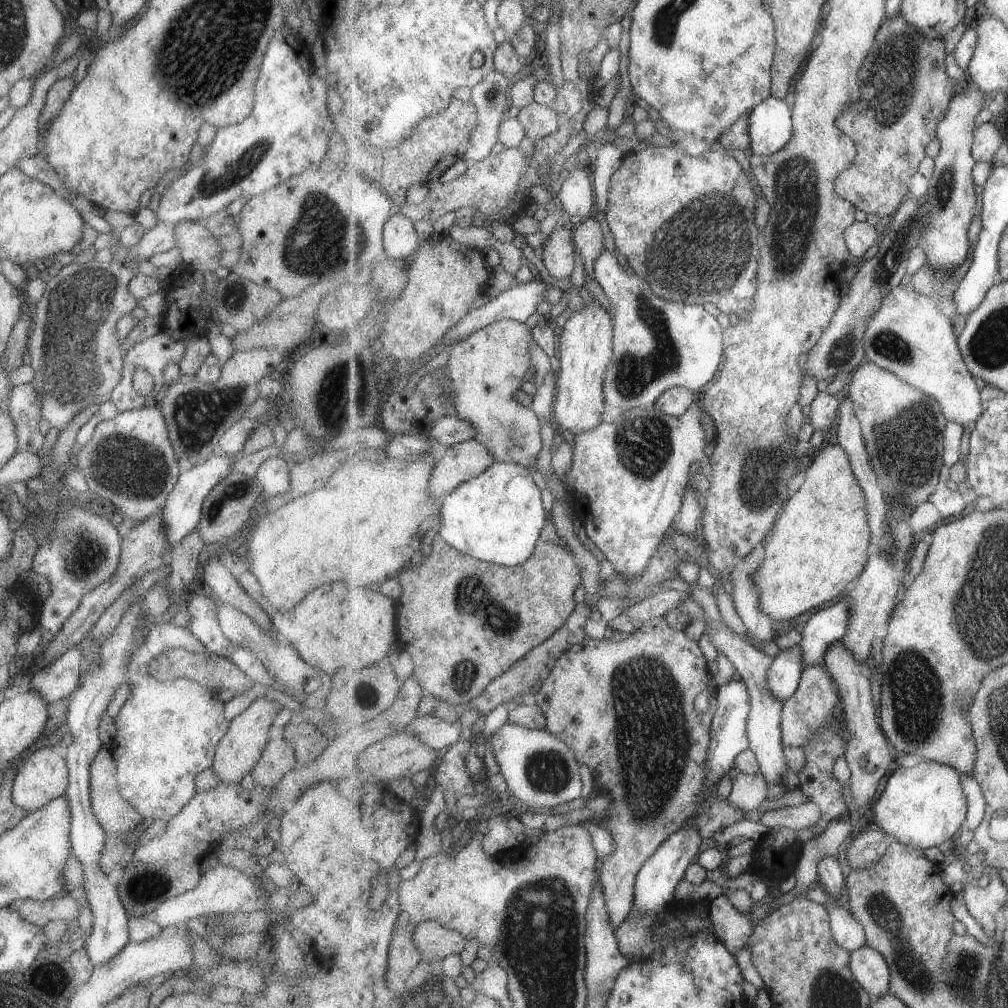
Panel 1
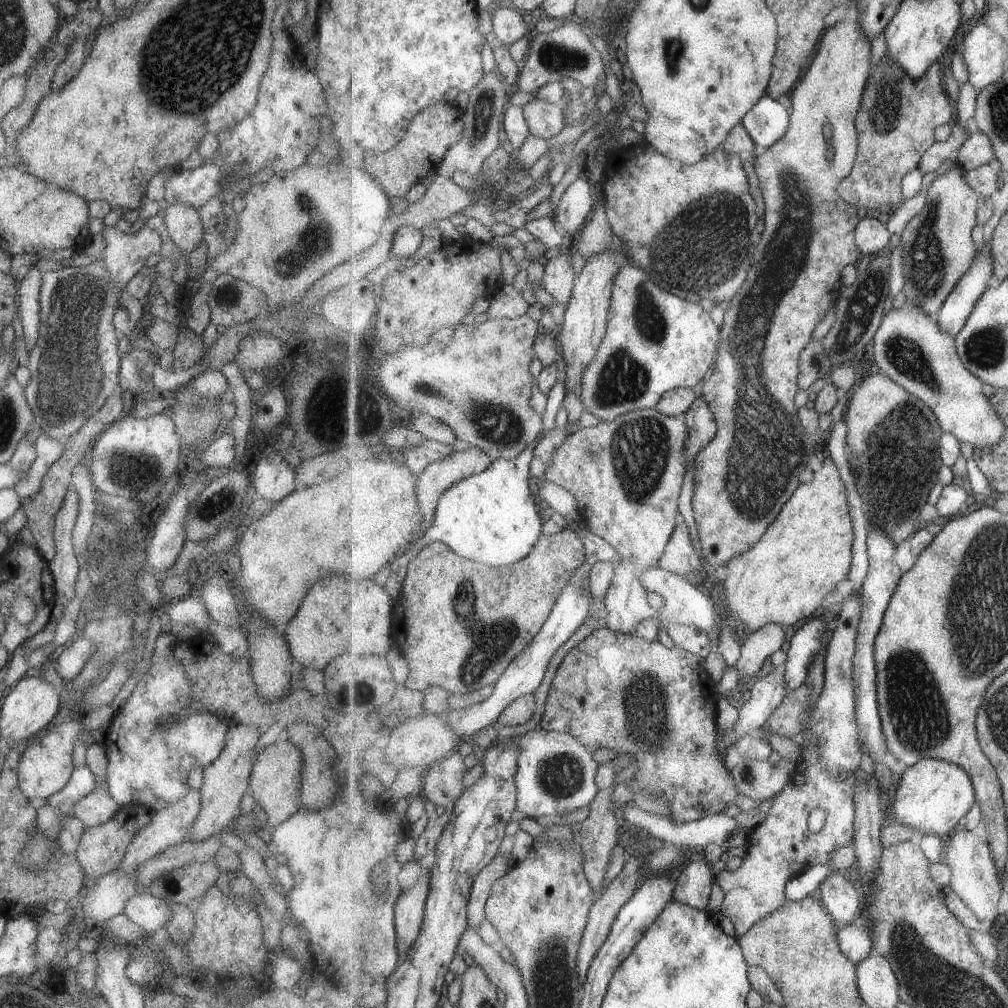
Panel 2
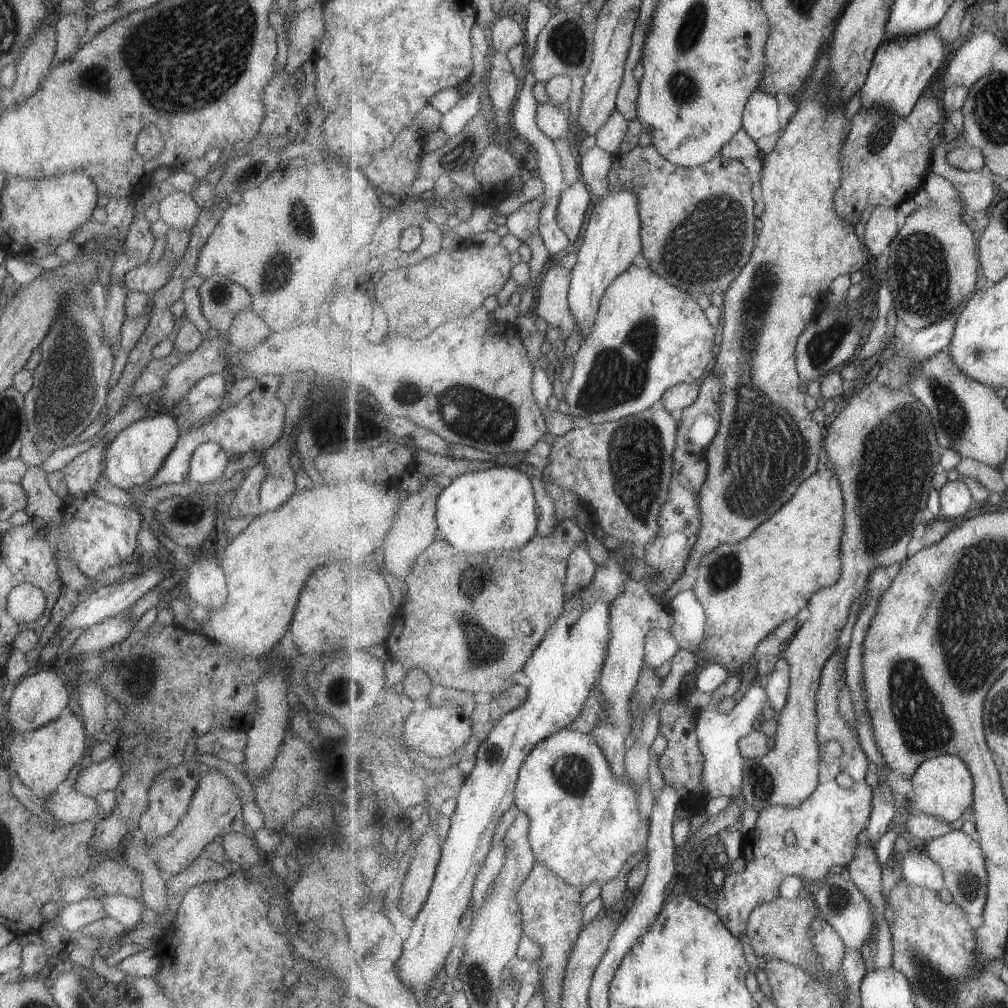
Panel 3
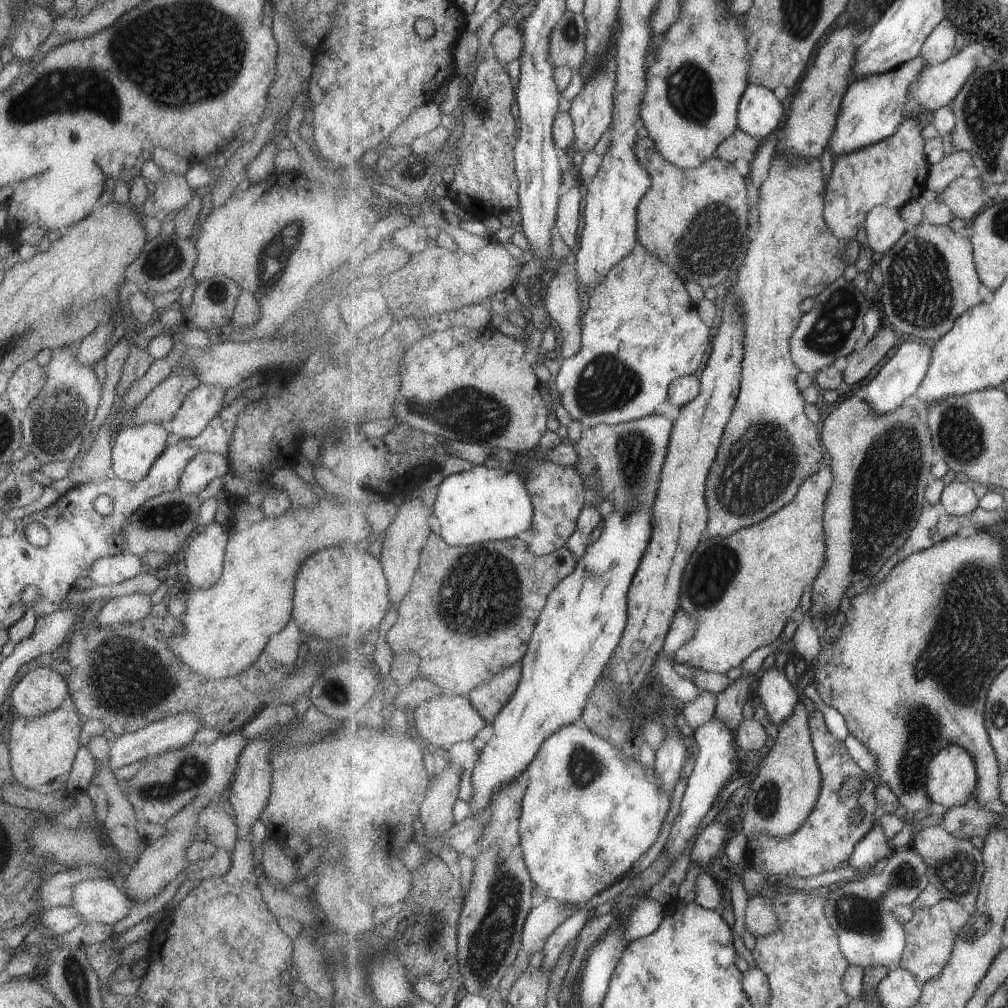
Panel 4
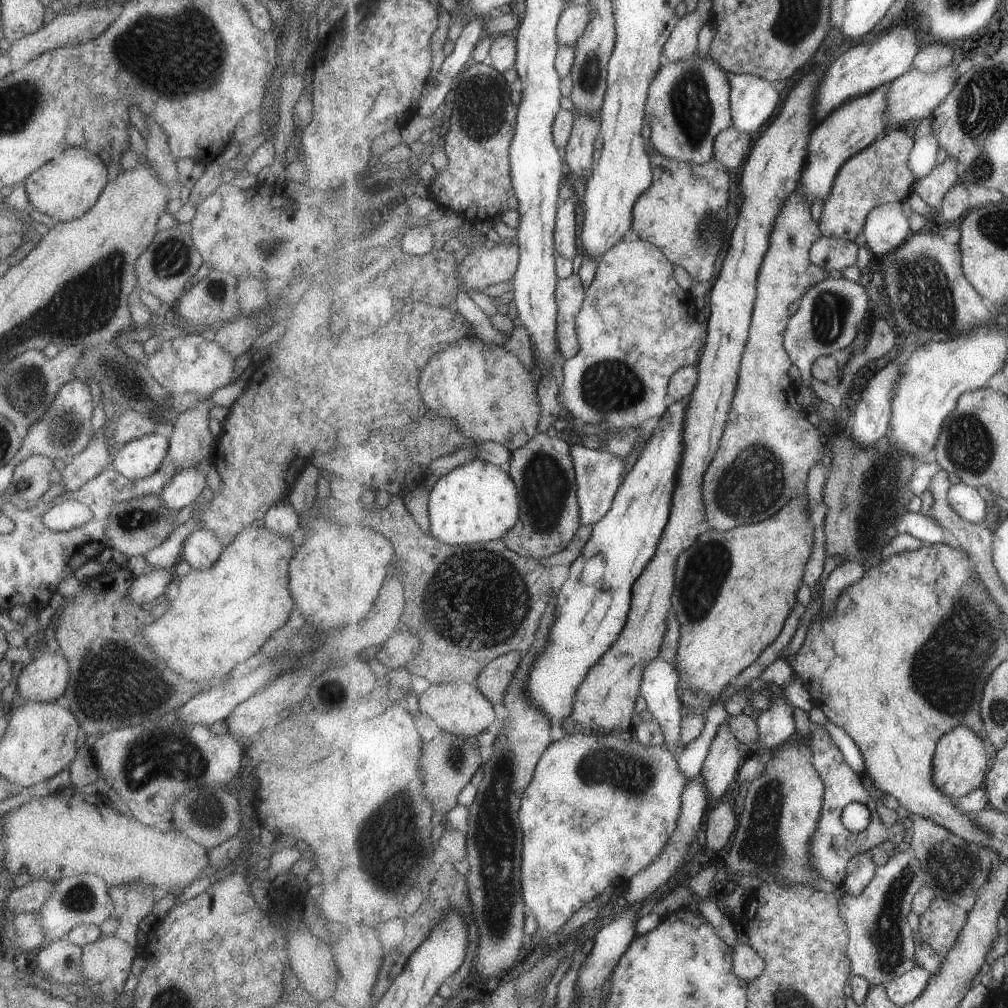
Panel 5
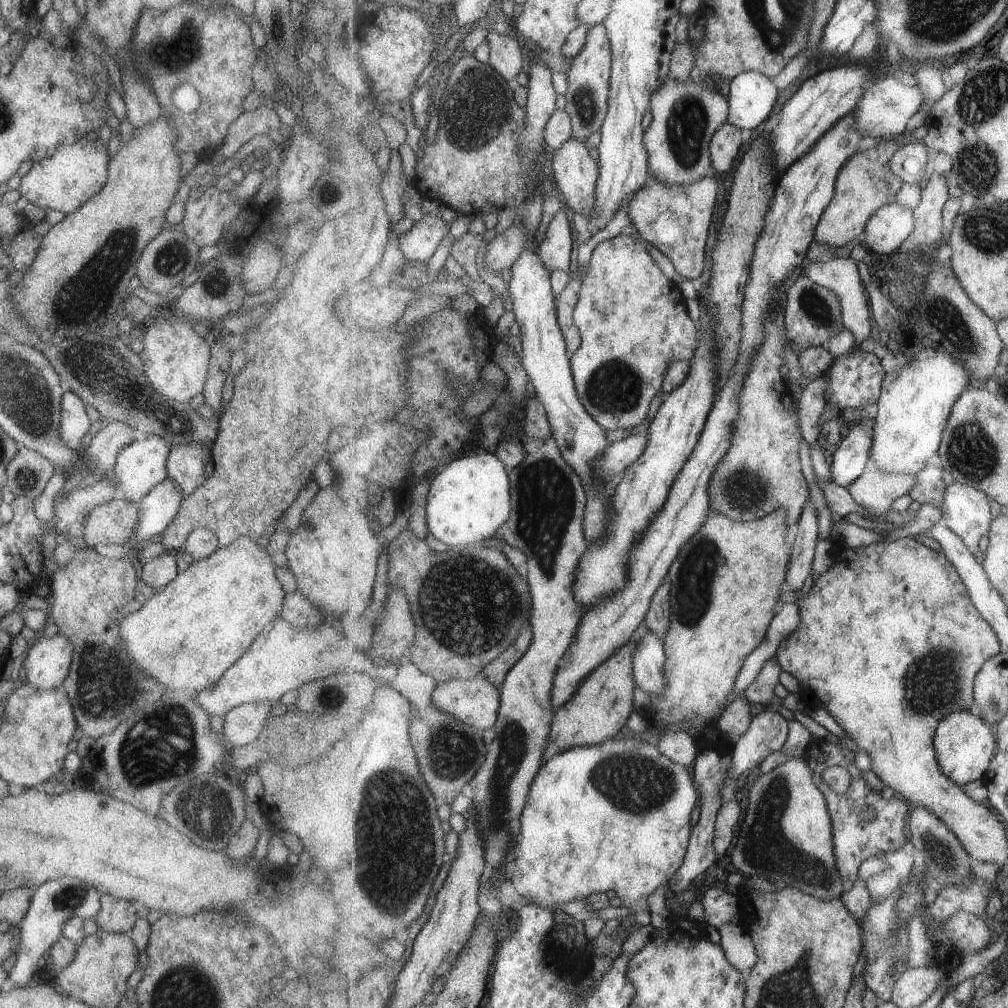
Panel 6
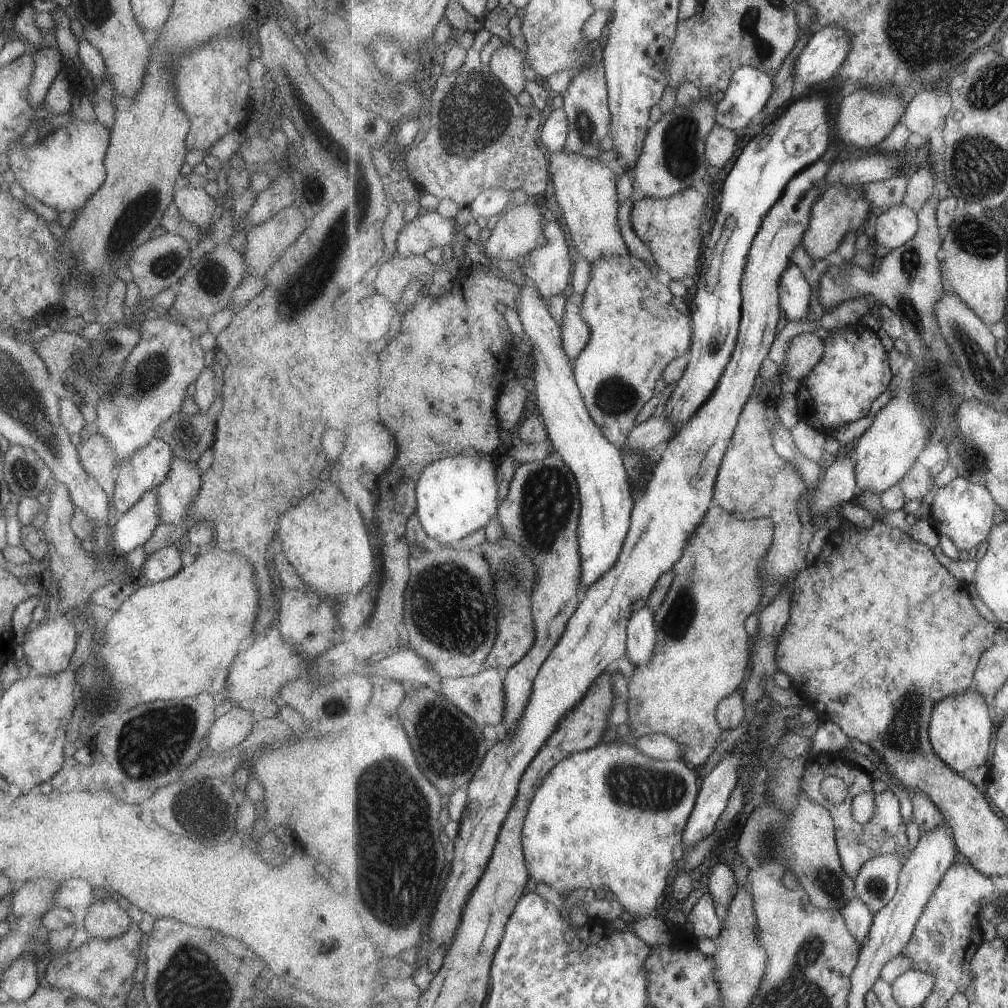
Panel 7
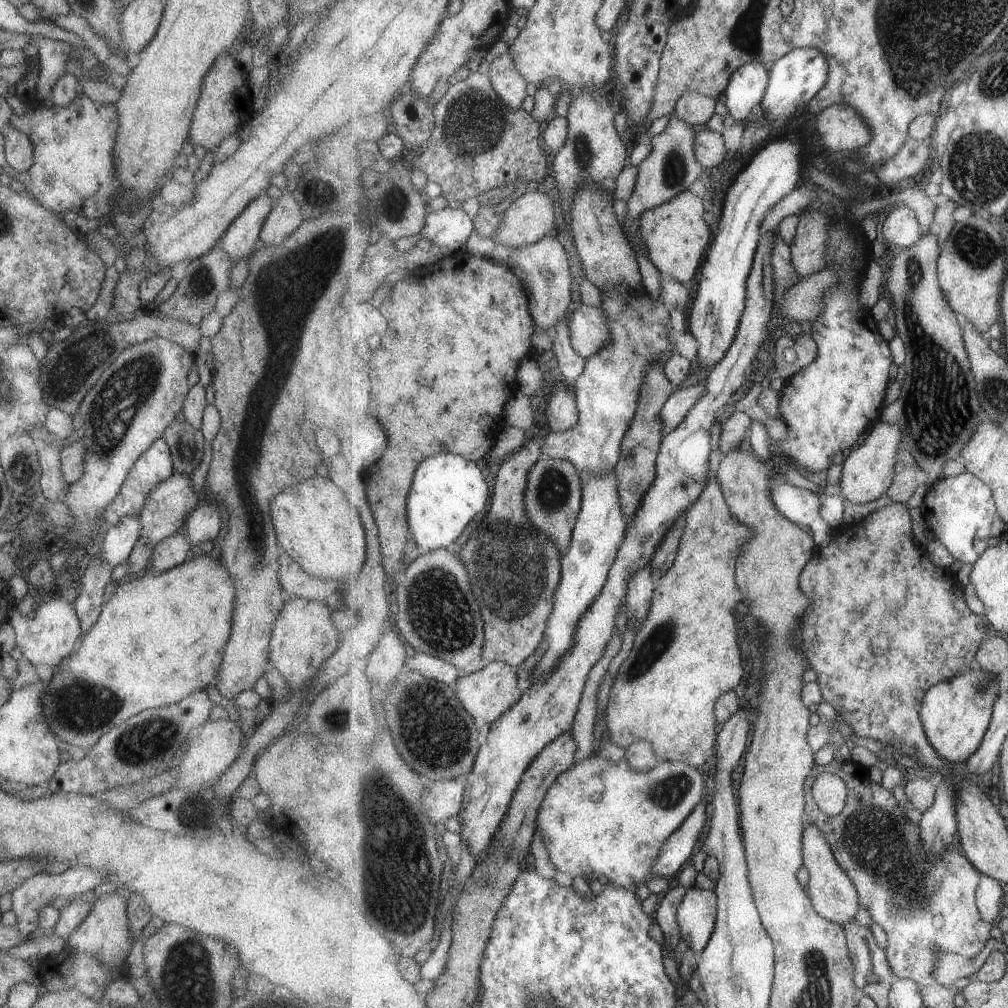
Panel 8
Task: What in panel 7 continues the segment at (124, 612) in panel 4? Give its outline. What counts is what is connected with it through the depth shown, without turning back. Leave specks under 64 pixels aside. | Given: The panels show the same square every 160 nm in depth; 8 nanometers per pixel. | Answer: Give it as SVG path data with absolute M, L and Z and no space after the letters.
M167 545L146 555L139 574L141 581L156 583L171 578L180 568L179 552L173 545Z

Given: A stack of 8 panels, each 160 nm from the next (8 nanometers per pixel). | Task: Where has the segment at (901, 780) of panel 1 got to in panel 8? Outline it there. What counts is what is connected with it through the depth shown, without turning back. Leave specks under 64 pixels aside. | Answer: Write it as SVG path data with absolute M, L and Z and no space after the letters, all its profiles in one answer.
M975 660L968 671L941 681L927 691L922 704L922 721L930 743L941 757L950 762L967 762L982 747L992 723L996 700L1004 687Z

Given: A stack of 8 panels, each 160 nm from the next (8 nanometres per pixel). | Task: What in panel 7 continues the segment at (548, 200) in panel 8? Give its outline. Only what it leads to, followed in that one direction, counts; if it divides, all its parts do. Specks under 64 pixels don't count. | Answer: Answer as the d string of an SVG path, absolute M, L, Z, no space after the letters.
M533 202L510 207L499 218L485 242L486 252L494 262L517 260L545 242L544 230L541 212Z

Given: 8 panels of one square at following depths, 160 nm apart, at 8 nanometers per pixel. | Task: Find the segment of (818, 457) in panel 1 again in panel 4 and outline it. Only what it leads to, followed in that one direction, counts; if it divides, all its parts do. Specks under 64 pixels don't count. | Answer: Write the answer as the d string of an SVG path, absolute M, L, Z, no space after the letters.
M823 467L817 474L810 476L802 487L799 489L798 495L795 497L793 502L787 504L779 512L774 515L769 516L765 520L758 522L757 524L748 526L747 528L739 529L735 534L726 537L711 537L706 536L699 543L697 550L695 550L694 555L691 557L690 563L687 564L686 574L682 580L682 591L681 591L681 606L699 623L698 629L696 630L696 635L690 643L682 646L678 652L675 654L675 660L677 664L682 664L685 666L697 667L705 671L720 672L725 674L729 672L731 668L739 668L752 652L758 651L759 648L770 645L774 643L783 632L783 628L787 626L787 622L793 619L793 614L798 610L799 605L802 603L803 593L806 588L813 585L817 580L819 573L822 571L824 564L826 563L826 528L824 527L824 520L826 514L826 502L827 497L830 495L831 487L834 483L834 472L832 467Z

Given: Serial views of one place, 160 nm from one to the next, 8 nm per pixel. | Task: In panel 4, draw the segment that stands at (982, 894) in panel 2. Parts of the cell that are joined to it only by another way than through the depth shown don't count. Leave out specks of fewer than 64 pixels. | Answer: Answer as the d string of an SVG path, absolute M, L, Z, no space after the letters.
M941 825L927 827L912 836L912 846L929 865L929 880L949 899L963 906L977 904L980 886L986 874L984 852L971 840L953 836Z

